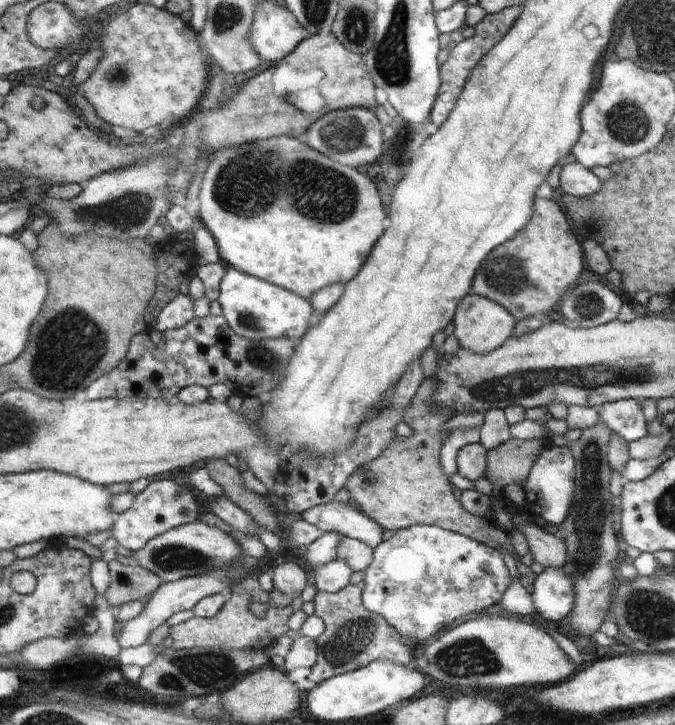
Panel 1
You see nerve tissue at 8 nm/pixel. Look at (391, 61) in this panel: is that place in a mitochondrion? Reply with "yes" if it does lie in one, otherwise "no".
yes

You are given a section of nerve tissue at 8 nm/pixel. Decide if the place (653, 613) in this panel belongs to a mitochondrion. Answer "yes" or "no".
yes

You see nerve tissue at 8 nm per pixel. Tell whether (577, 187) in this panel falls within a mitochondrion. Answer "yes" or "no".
no

